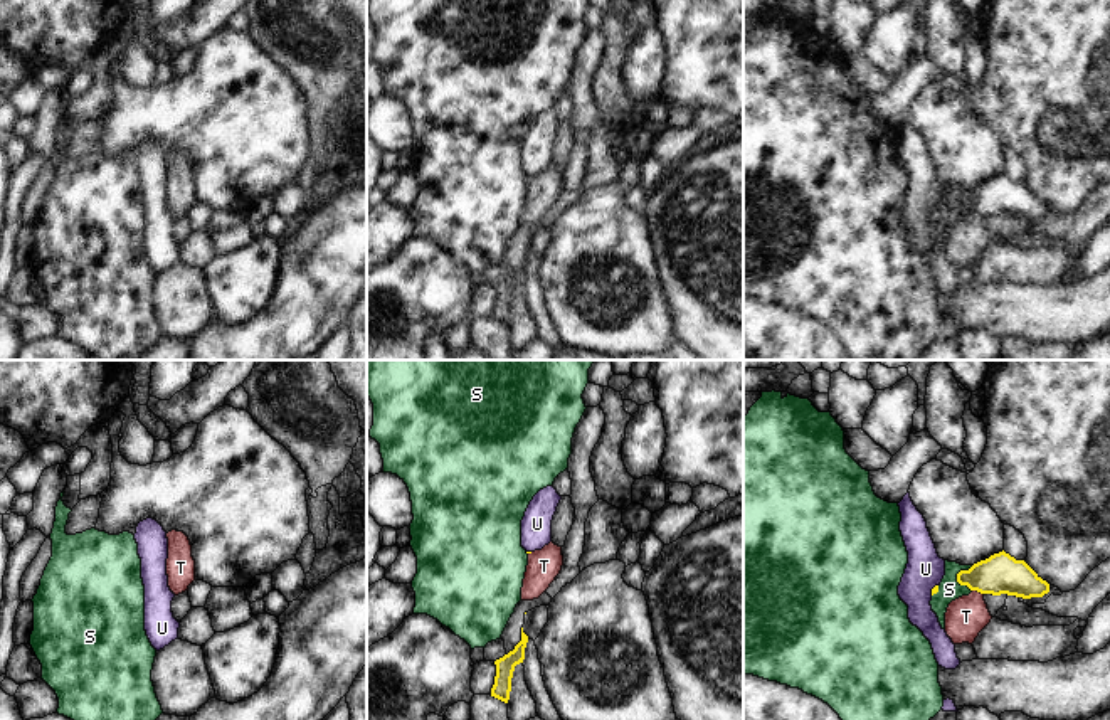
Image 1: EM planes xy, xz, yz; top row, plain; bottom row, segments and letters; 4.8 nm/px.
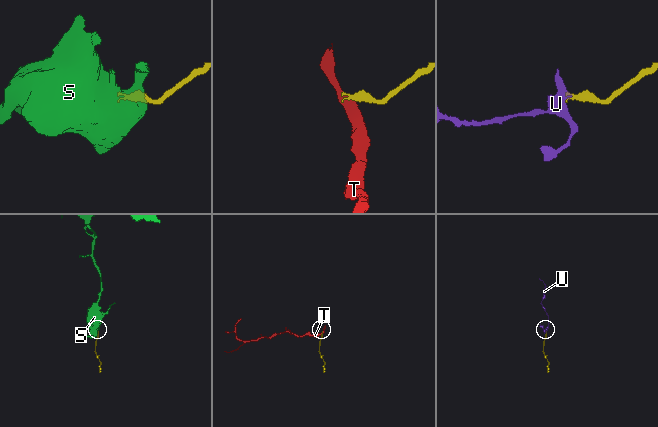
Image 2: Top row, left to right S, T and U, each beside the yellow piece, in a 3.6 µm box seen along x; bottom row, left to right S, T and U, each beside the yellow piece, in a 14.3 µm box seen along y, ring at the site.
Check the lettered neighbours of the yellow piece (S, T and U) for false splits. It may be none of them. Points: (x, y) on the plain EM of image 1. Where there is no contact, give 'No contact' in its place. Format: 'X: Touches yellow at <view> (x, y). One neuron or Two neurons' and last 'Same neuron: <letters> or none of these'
S: Touches yellow at yz (957, 201). Two neurons
T: Touches yellow at yz (977, 214). Two neurons
U: Touches yellow at yz (932, 212). One neuron
Same neuron: U

